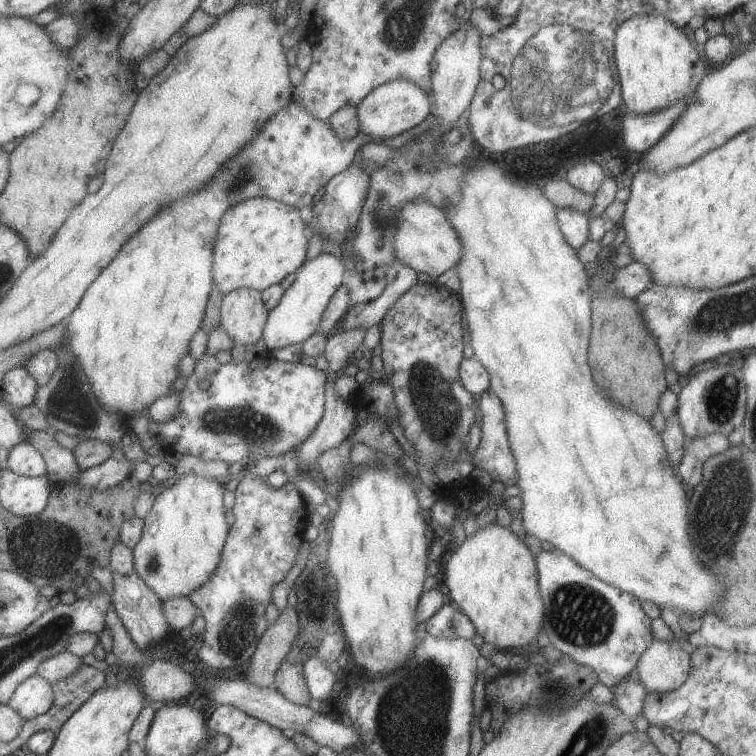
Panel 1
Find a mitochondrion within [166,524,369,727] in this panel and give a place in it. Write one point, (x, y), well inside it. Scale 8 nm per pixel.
(237, 634)

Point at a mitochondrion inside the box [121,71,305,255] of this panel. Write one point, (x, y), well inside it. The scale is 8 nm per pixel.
(238, 178)

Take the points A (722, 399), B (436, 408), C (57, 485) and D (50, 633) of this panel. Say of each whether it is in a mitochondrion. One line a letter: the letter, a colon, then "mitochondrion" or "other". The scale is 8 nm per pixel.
A: mitochondrion
B: mitochondrion
C: other
D: mitochondrion

